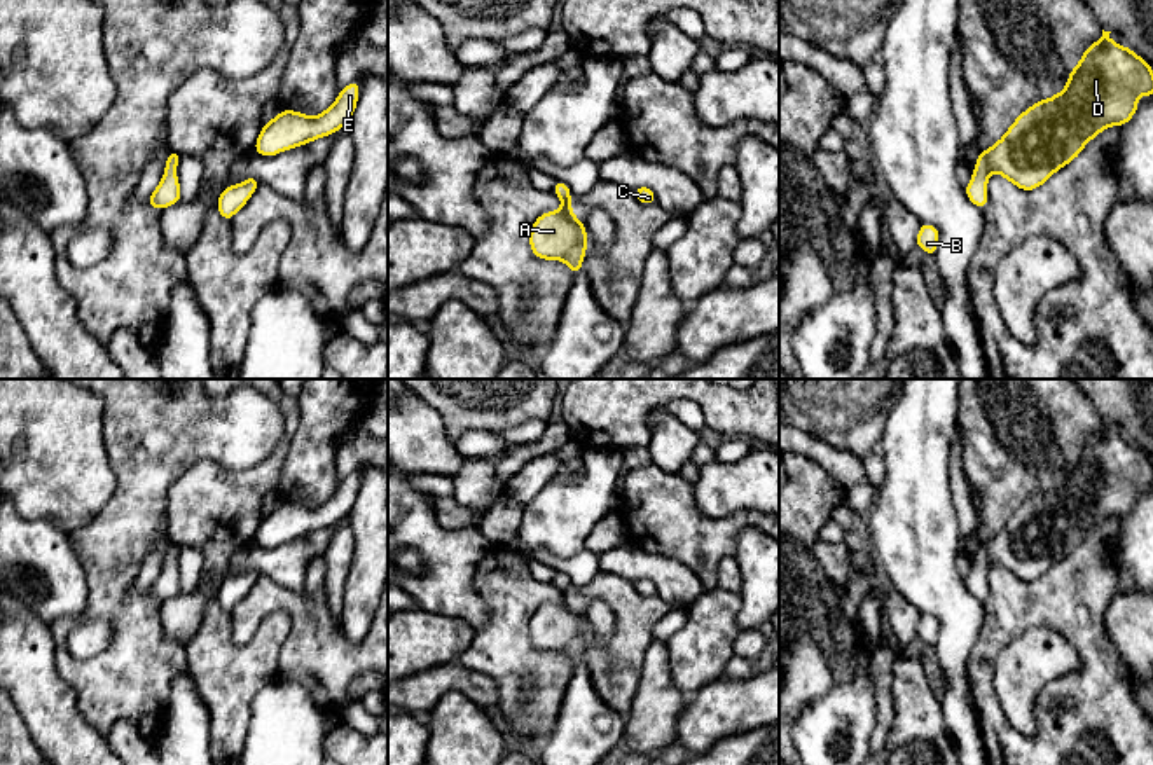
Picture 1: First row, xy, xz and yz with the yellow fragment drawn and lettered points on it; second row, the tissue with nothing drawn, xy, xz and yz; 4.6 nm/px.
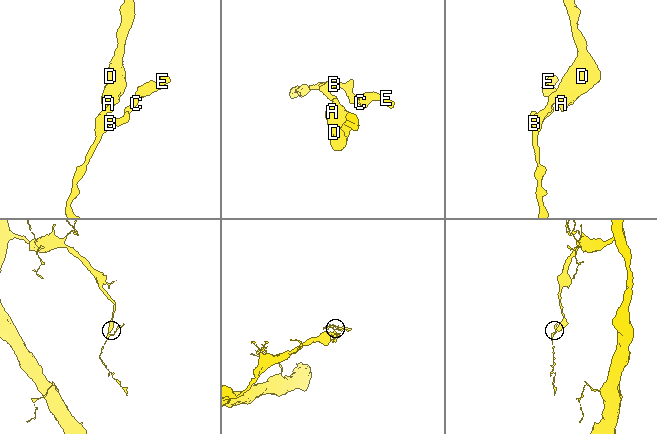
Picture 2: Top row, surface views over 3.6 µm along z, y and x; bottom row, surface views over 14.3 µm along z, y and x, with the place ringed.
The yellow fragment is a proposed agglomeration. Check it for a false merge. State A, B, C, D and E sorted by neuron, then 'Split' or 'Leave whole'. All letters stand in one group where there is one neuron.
Groups: A B C D E. Leave whole

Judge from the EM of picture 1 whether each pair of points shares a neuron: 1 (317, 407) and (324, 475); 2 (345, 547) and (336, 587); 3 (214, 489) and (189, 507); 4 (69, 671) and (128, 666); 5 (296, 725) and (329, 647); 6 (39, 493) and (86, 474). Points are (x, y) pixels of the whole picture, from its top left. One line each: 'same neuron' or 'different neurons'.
1: same neuron
2: same neuron
3: same neuron
4: same neuron
5: different neurons
6: same neuron

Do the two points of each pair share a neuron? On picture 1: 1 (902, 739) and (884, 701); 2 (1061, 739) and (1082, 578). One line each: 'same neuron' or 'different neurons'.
1: different neurons
2: same neuron

